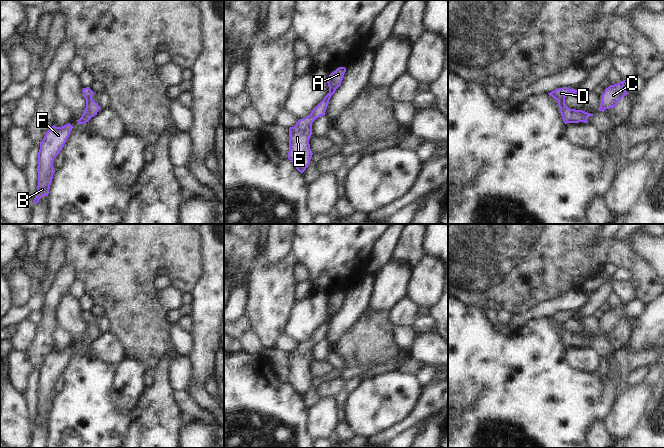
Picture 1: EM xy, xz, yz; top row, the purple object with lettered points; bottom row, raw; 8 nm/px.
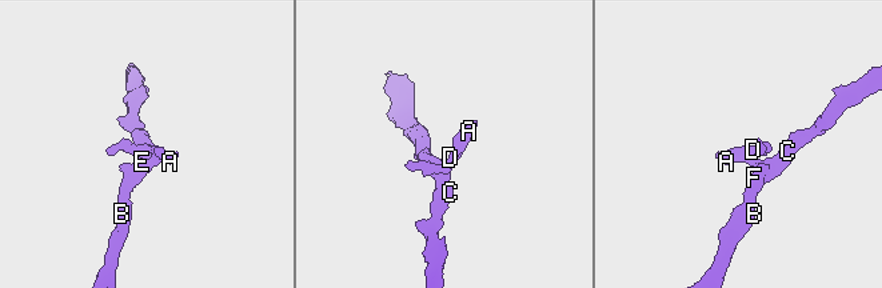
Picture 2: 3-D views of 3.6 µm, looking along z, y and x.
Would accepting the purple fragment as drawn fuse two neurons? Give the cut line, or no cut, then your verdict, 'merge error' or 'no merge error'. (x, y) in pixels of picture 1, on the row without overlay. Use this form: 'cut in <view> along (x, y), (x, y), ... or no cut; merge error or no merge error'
no cut; no merge error

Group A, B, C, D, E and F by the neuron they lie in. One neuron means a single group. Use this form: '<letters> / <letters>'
A B C D E F

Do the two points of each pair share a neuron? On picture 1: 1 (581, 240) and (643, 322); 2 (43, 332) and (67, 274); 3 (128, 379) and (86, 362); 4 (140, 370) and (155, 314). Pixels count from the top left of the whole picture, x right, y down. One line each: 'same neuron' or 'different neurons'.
1: different neurons
2: same neuron
3: different neurons
4: different neurons

